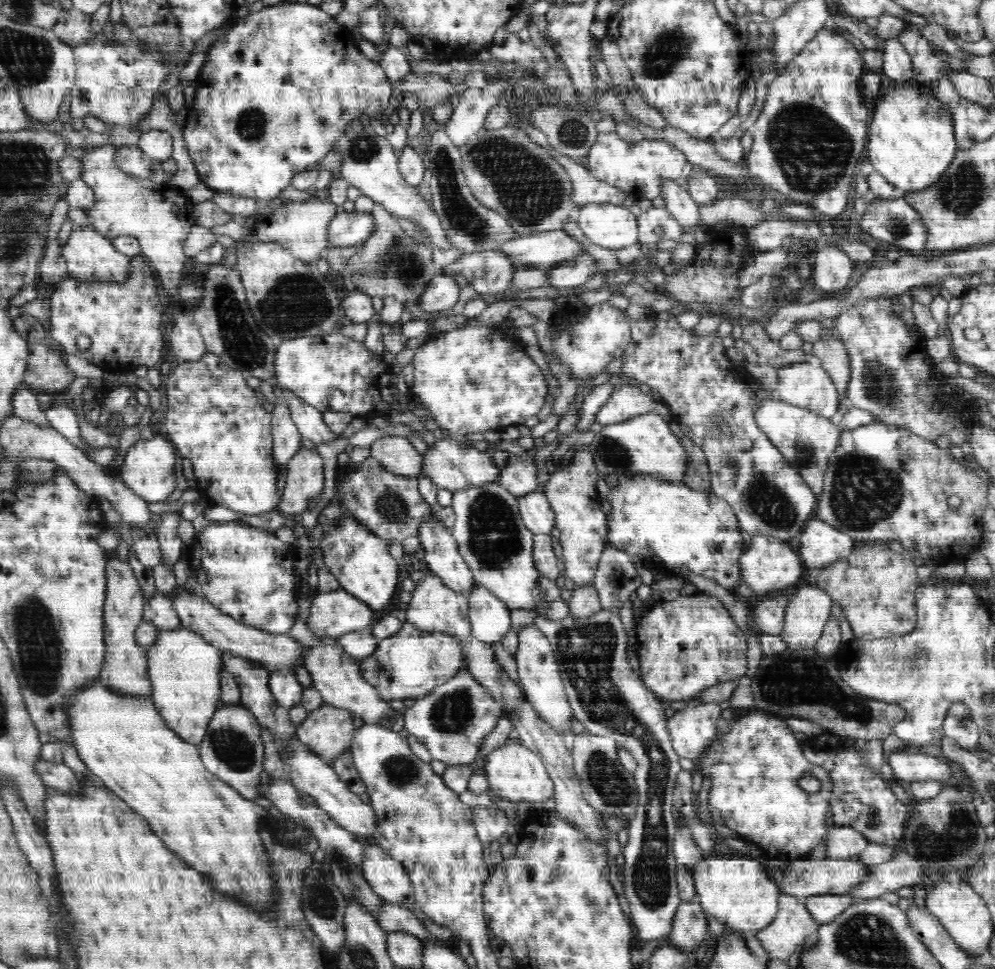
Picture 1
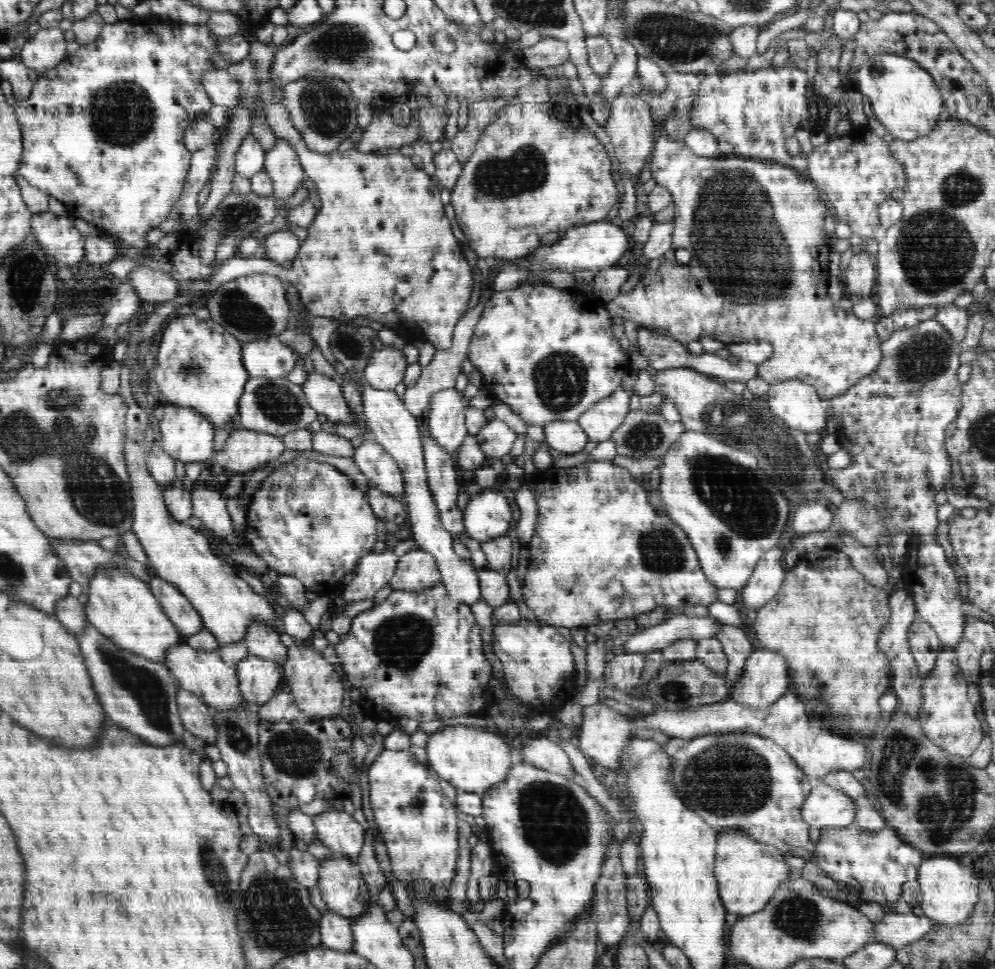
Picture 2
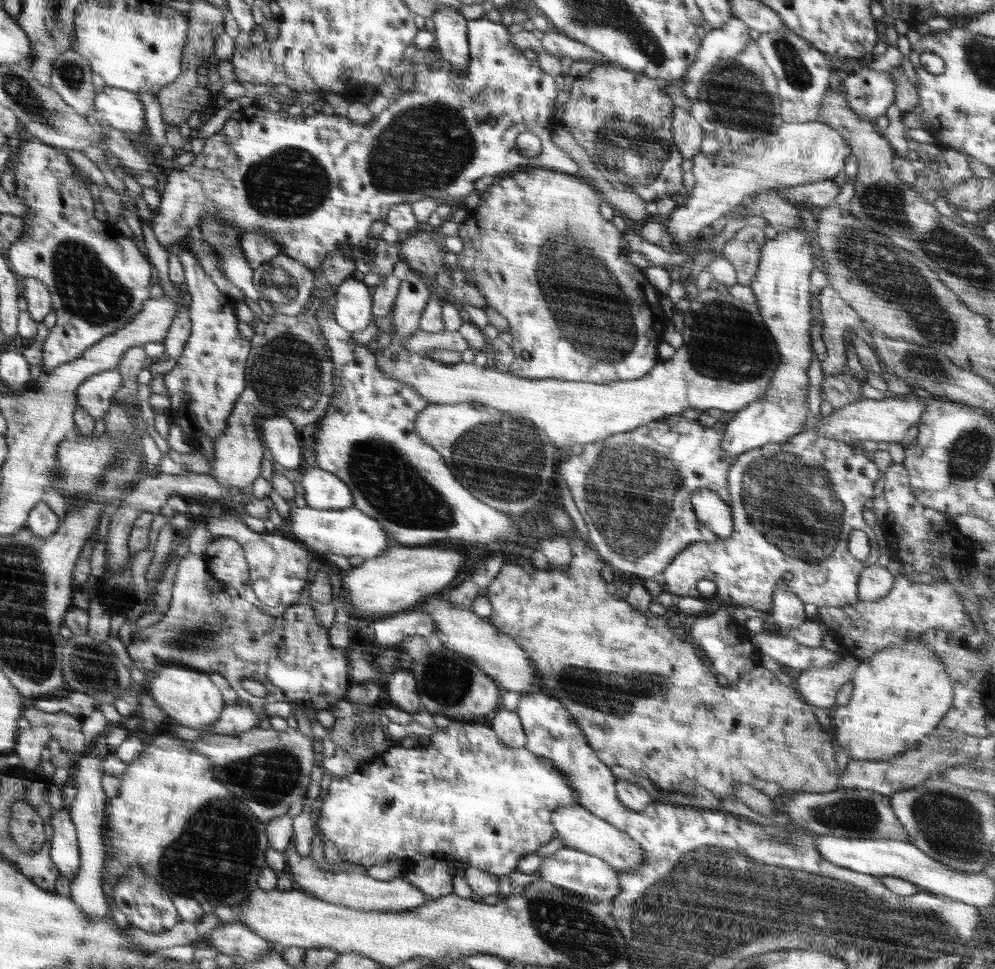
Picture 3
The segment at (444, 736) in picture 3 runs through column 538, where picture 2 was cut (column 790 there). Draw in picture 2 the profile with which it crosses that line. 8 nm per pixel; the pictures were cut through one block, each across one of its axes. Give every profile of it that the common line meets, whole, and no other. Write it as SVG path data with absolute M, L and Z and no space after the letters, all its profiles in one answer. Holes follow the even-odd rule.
M740 731L698 736L698 738L688 740L688 743L683 749L674 748L672 753L670 753L670 757L672 757L672 782L675 785L678 797L682 800L682 802L684 802L684 806L686 806L687 809L694 811L698 814L698 816L702 817L704 822L708 823L708 825L713 826L716 829L739 831L748 835L754 841L774 846L774 848L782 851L784 854L787 854L790 848L804 848L804 850L808 850L811 855L811 859L809 861L814 861L814 863L817 861L815 844L810 841L810 836L808 835L810 826L808 826L801 817L802 805L806 802L808 794L810 794L813 790L812 786L810 786L810 779L802 772L802 769L794 762L794 759L773 740L764 738L758 734L742 733Z

